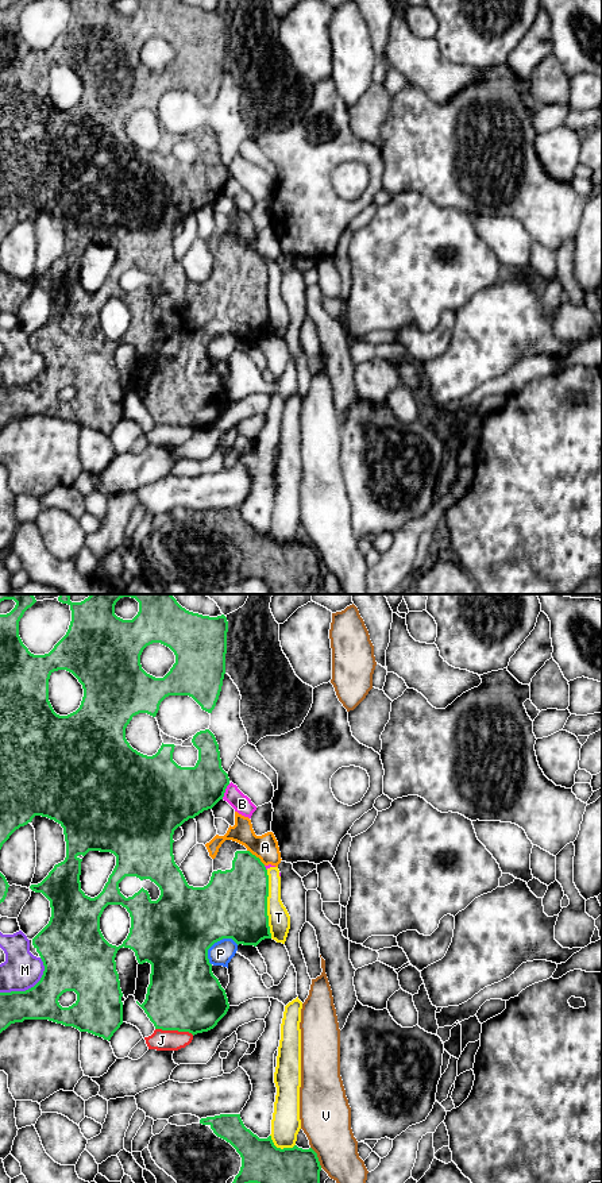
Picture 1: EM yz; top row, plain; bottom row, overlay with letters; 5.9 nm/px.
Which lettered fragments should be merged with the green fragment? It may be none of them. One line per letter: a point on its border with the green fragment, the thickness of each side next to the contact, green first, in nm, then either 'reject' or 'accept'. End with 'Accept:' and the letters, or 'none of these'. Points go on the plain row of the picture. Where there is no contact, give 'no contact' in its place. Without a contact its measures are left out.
A: meets green in yz at (255, 251); 320 nm thick on the green side, 150 nm on the other; reject
B: meets green in yz at (224, 187); 320 nm thick on the green side, 110 nm on the other; reject
J: meets green in yz at (174, 424); 420 nm thick on the green side, 130 nm on the other; reject
M: meets green in yz at (31, 382); 280 nm thick on the green side, 220 nm on the other; reject
P: meets green in yz at (216, 336); 440 nm thick on the green side, 140 nm on the other; reject
T: meets green in yz at (266, 299); 400 nm thick on the green side, 130 nm on the other; reject
V: meets green in yz at (317, 553); 340 nm thick on the green side, 300 nm on the other; reject
Accept: none of these

